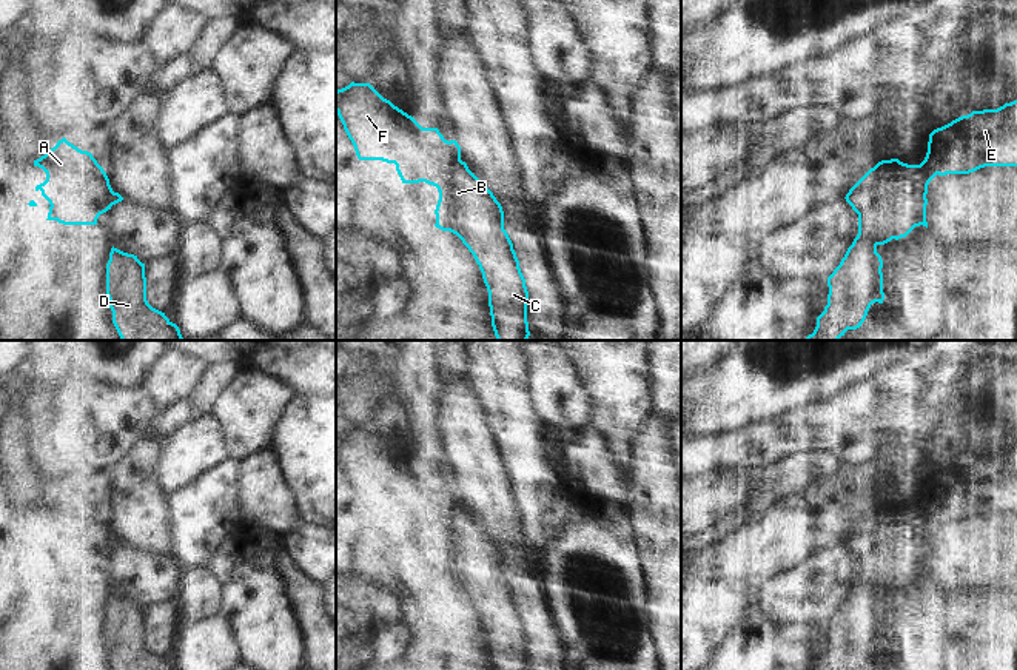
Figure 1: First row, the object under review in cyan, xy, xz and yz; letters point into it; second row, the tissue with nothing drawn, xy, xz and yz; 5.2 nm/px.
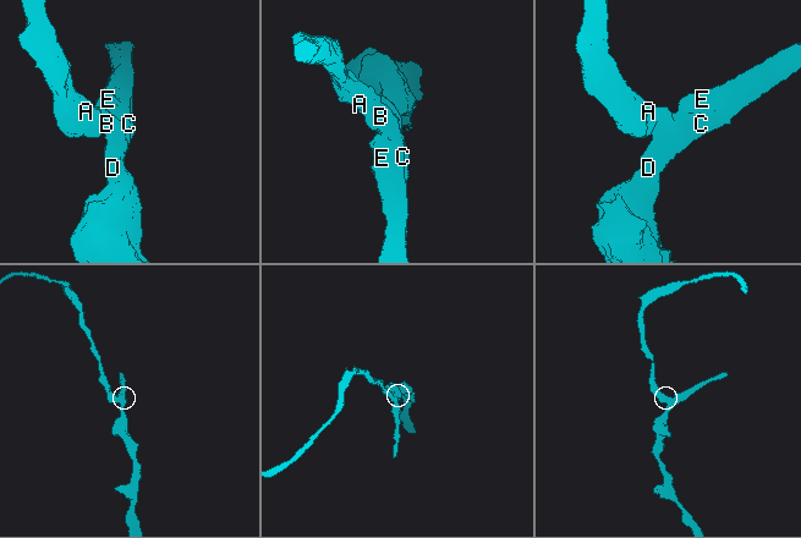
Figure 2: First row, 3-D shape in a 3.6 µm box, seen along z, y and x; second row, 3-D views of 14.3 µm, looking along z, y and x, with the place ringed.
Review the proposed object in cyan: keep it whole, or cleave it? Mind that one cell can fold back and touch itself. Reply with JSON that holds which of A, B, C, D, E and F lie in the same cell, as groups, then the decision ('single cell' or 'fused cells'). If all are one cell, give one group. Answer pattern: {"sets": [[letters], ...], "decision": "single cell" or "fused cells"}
{"sets": [["A", "F"], ["B", "C", "D", "E"]], "decision": "fused cells"}

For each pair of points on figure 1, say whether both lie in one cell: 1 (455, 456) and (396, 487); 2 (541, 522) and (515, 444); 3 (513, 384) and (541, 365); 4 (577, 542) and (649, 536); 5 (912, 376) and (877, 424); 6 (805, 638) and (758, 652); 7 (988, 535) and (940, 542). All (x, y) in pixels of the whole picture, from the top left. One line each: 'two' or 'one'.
1: two
2: one
3: two
4: two
5: one
6: one
7: one

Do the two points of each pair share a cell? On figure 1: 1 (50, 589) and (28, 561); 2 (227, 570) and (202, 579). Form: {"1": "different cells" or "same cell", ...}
{"1": "different cells", "2": "different cells"}

